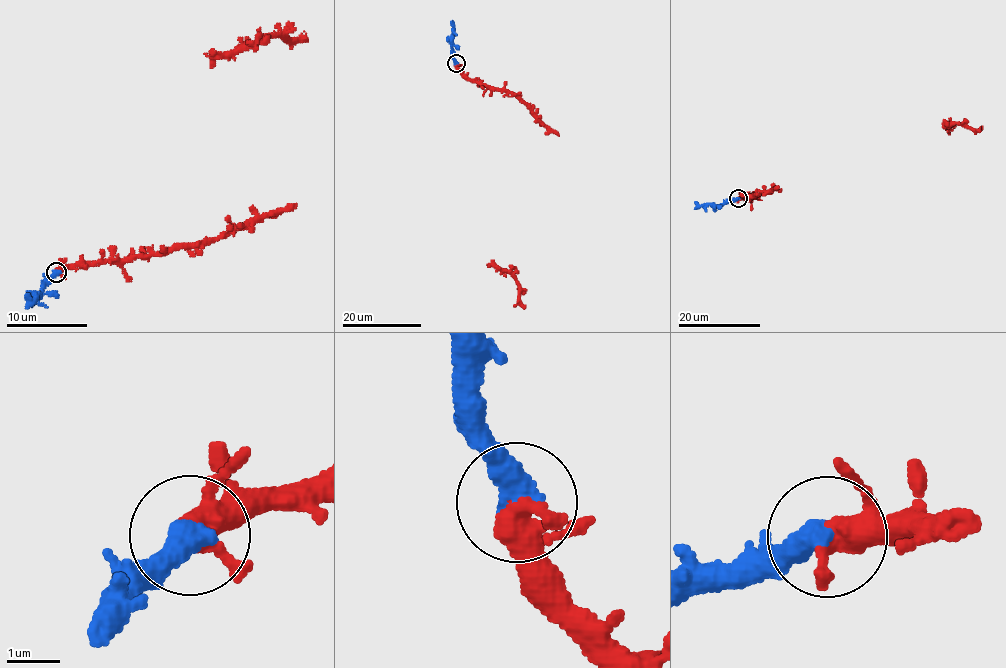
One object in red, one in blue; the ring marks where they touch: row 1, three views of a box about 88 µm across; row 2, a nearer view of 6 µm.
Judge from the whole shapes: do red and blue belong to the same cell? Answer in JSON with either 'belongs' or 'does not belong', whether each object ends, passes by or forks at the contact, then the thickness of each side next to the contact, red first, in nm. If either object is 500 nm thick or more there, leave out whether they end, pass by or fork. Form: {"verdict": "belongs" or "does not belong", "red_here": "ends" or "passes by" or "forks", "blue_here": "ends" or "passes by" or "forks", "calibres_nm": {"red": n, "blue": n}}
{"verdict": "belongs", "calibres_nm": {"red": 400, "blue": 550}}

